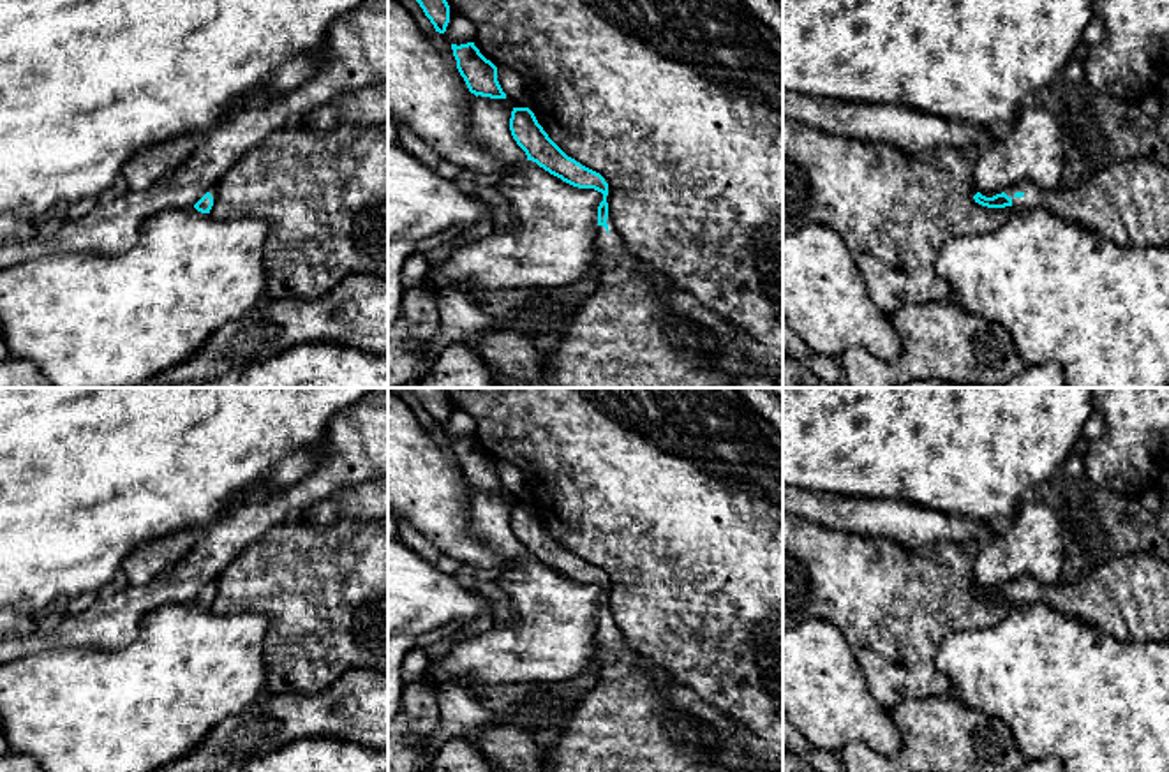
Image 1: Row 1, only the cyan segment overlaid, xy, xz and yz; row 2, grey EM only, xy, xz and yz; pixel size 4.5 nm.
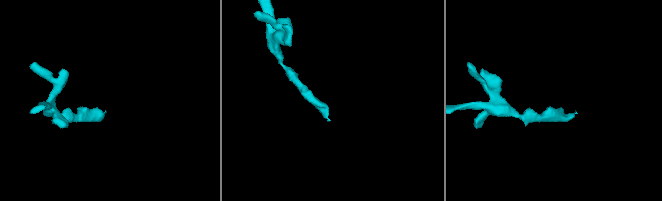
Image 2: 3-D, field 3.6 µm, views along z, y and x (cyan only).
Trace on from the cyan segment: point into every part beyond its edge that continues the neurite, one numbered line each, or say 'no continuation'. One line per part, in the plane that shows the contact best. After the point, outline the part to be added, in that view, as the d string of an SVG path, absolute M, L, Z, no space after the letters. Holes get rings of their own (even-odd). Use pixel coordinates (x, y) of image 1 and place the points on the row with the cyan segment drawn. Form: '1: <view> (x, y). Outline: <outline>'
1: yz (1127, 203). Outline: M1134 157L1107 166L1070 189L1040 190L1031 182L1021 182L1005 194L1016 210L1044 208L1118 247L1169 245L1169 167L1155 157Z

